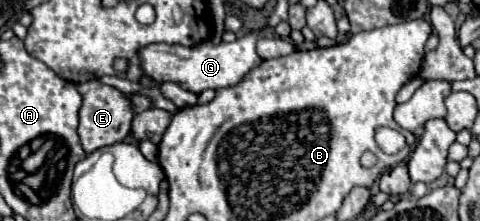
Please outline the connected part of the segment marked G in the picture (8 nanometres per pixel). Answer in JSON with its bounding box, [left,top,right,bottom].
[138,30,262,94]

